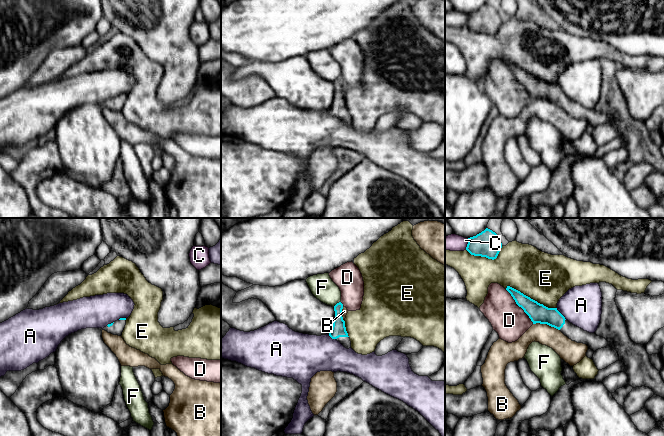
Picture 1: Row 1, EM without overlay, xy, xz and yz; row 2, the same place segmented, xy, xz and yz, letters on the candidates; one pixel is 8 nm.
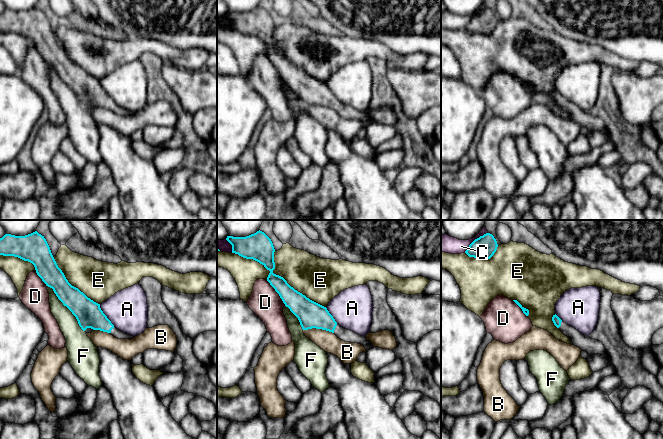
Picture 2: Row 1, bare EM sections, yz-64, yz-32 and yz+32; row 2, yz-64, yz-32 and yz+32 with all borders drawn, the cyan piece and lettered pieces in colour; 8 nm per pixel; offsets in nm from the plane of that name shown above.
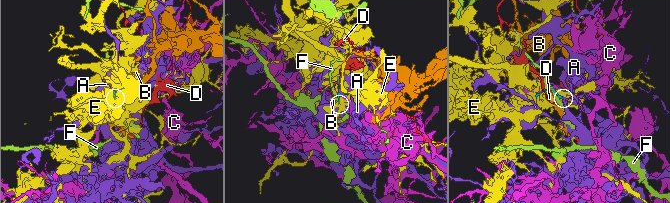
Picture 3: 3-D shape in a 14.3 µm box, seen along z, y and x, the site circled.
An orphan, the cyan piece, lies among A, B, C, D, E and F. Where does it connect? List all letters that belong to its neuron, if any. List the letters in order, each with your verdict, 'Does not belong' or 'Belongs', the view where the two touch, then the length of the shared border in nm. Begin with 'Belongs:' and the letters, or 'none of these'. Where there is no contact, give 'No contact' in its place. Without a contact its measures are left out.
Belongs: none of these
A: Does not belong. Touches cyan in yz. Shared border 130 nm
B: Does not belong. Touches cyan in yz. Shared border 220 nm
C: Does not belong. Touches cyan in yz. Shared border 100 nm
D: Does not belong. Touches cyan in yz. Shared border 360 nm
E: Does not belong. Touches cyan in yz. Shared border 440 nm
F: Does not belong. Touches cyan in xz. Shared border 80 nm

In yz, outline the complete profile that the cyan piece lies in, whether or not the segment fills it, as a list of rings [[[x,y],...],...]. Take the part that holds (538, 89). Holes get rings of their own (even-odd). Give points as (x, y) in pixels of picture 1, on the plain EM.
[[[507,62],[506,66],[511,70],[516,80],[529,92],[533,100],[540,99],[554,103],[572,117],[586,120],[588,125],[594,128],[608,122],[608,117],[605,114],[573,101],[557,84],[548,84],[510,62]]]

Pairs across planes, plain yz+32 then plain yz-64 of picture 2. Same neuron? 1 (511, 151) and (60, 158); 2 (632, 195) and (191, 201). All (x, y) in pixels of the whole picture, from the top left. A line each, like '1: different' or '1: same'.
1: same
2: same

